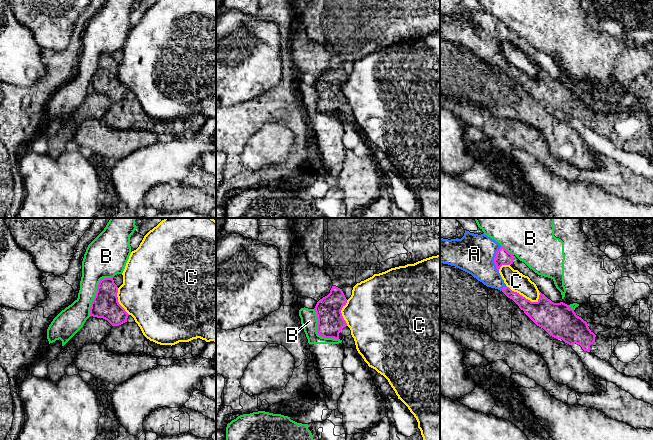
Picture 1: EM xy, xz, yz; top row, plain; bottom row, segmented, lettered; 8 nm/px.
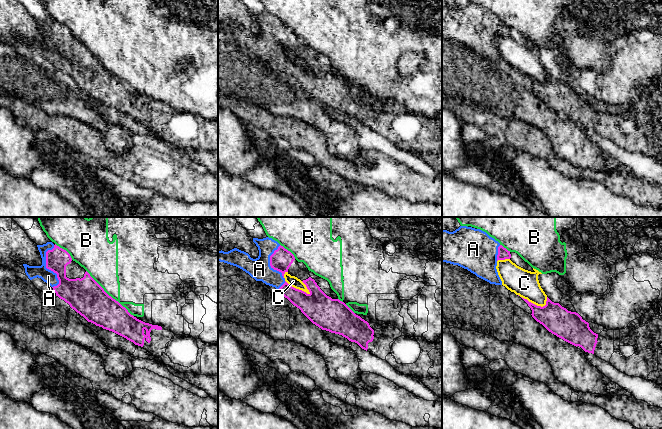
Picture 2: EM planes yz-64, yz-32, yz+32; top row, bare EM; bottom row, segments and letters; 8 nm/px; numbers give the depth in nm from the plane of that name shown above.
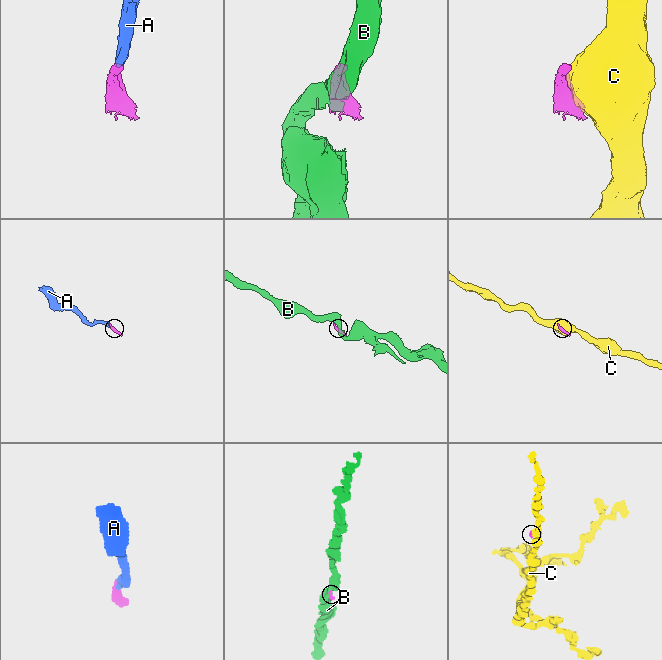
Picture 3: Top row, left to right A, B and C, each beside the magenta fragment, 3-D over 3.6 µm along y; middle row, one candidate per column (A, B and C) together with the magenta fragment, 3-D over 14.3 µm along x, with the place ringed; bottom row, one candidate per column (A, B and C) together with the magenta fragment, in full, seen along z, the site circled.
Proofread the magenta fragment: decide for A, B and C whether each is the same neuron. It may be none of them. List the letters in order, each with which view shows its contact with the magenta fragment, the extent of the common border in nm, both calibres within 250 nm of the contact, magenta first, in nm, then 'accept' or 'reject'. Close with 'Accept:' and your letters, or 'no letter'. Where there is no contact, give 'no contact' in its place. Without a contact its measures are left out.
A: yz | 200 nm | 120/320 nm | accept
B: xy | 360 nm | 220/260 nm | reject
C: yz | 280 nm | 220/160 nm | reject
Accept: A

